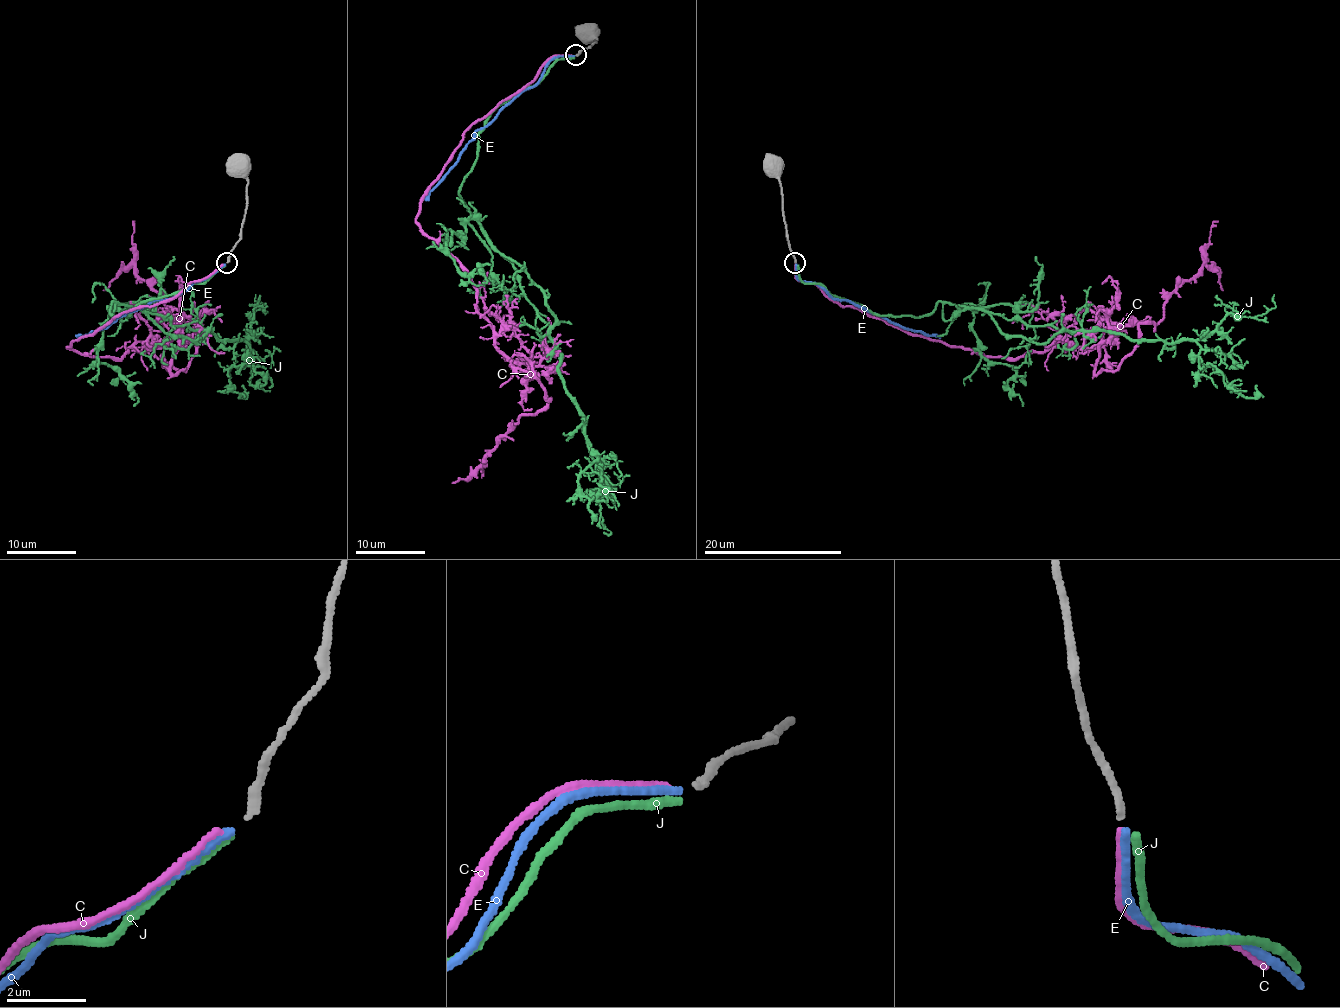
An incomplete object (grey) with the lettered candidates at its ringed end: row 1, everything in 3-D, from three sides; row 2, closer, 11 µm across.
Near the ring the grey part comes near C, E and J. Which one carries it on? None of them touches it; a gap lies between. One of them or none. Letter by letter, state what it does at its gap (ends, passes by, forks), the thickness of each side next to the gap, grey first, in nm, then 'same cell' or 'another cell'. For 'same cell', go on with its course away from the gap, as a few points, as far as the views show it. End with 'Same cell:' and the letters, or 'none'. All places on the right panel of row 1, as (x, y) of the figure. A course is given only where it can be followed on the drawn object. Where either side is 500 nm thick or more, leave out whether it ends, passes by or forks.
C: it ends; calibres 200 and 160 nm; same cell; course (794, 264), (831, 300), (991, 357), (1085, 350), (1106, 329), (1095, 372), (1114, 371), (1218, 220)
E: it ends; calibres 200 and 200 nm; another cell
J: it ends; calibres 200 and 240 nm; another cell
Same cell: C

